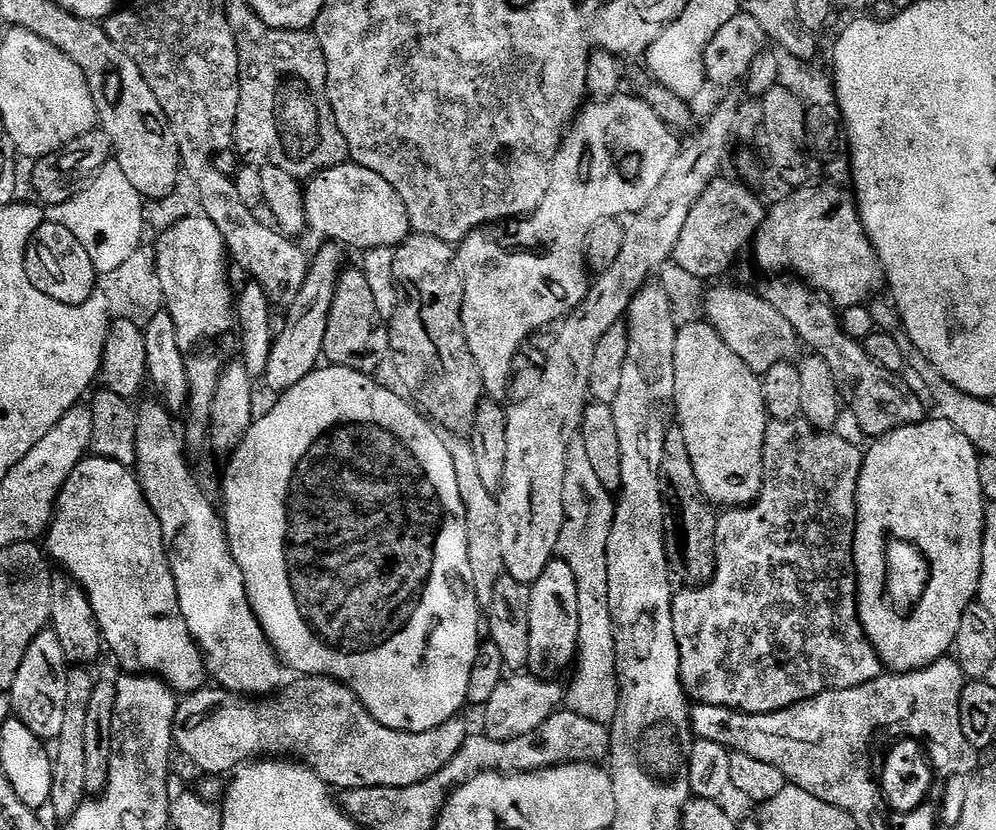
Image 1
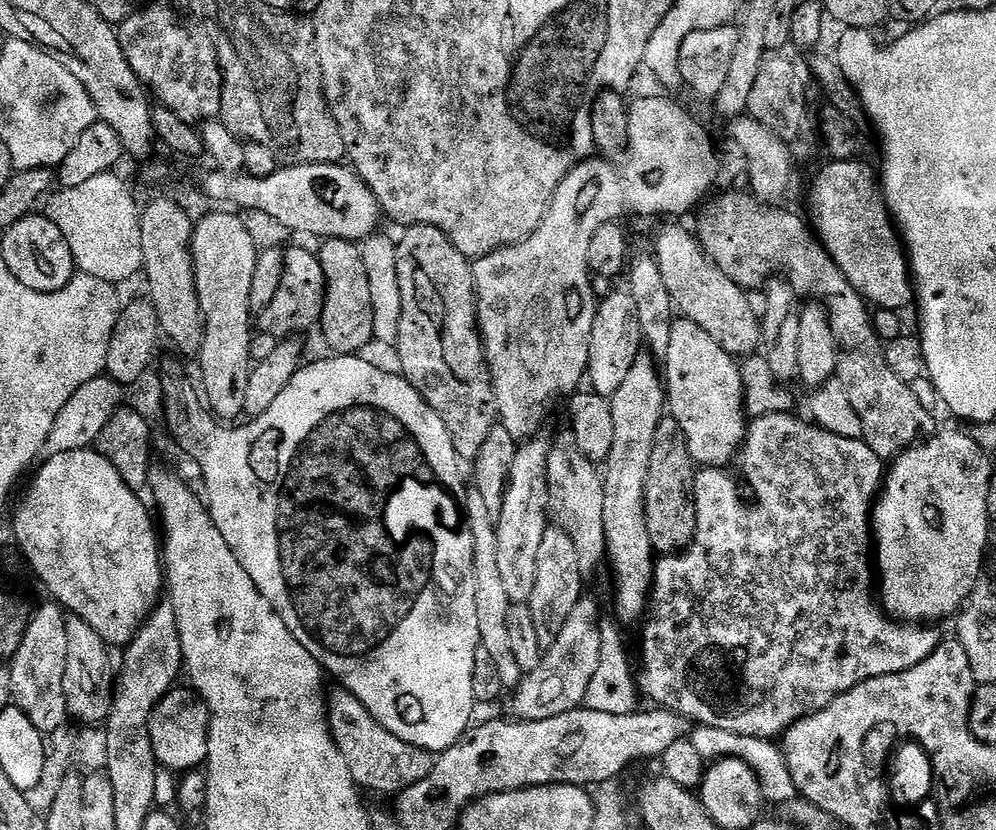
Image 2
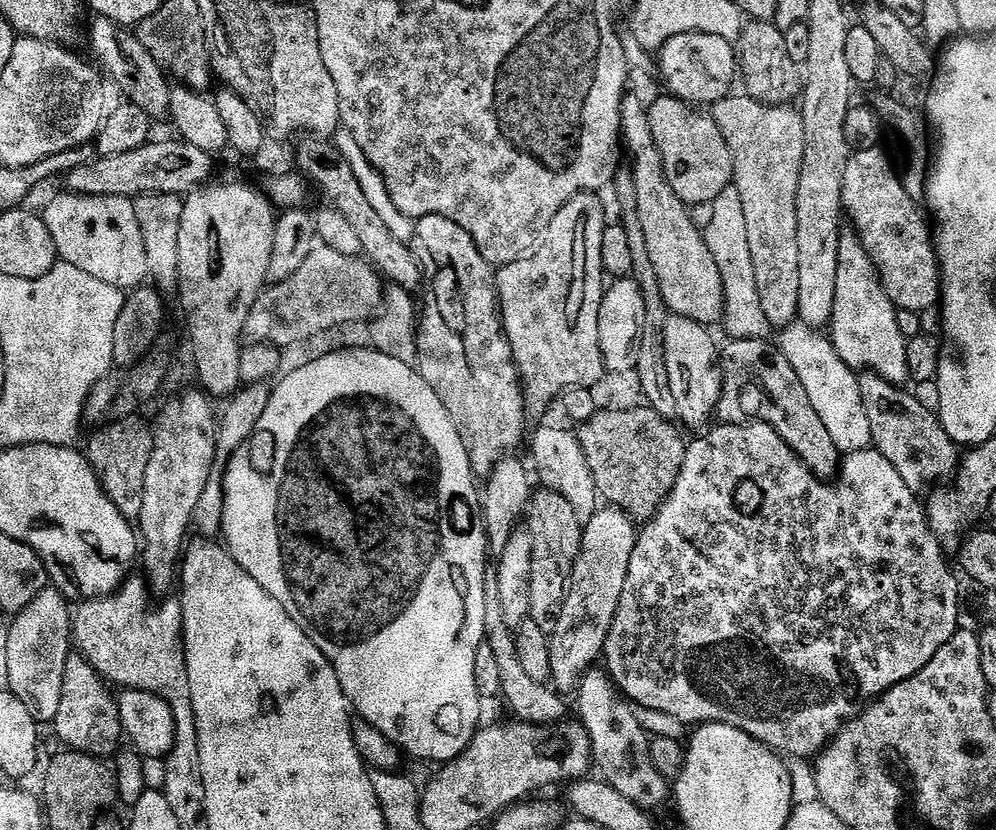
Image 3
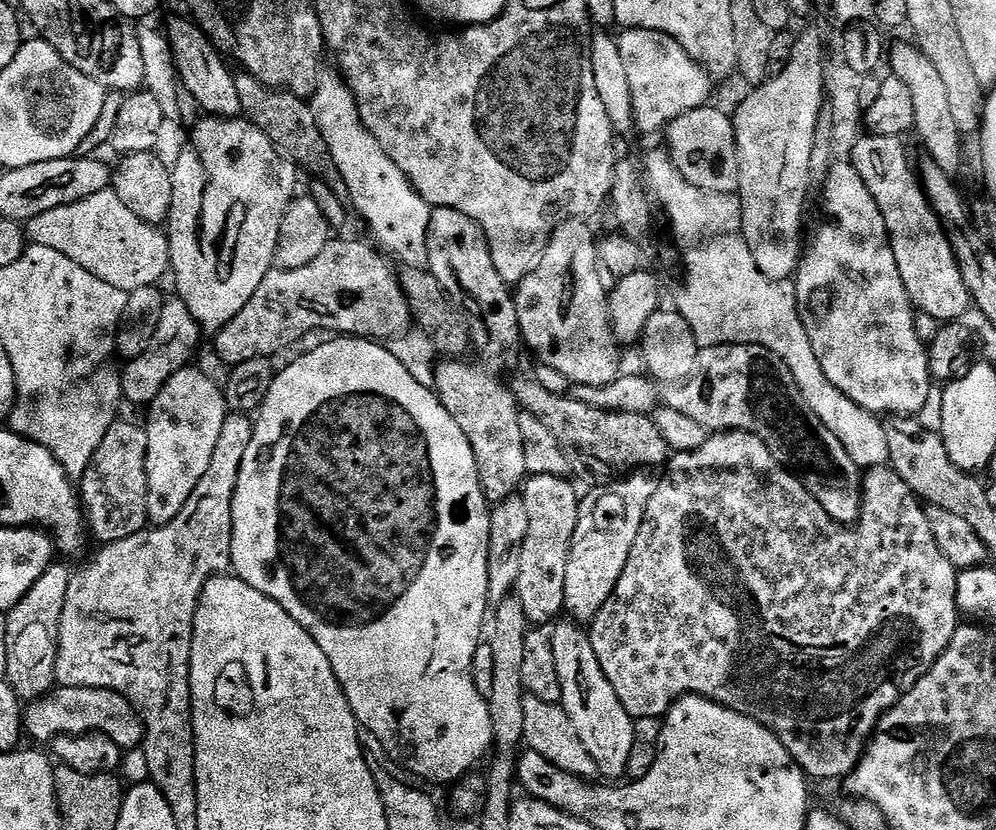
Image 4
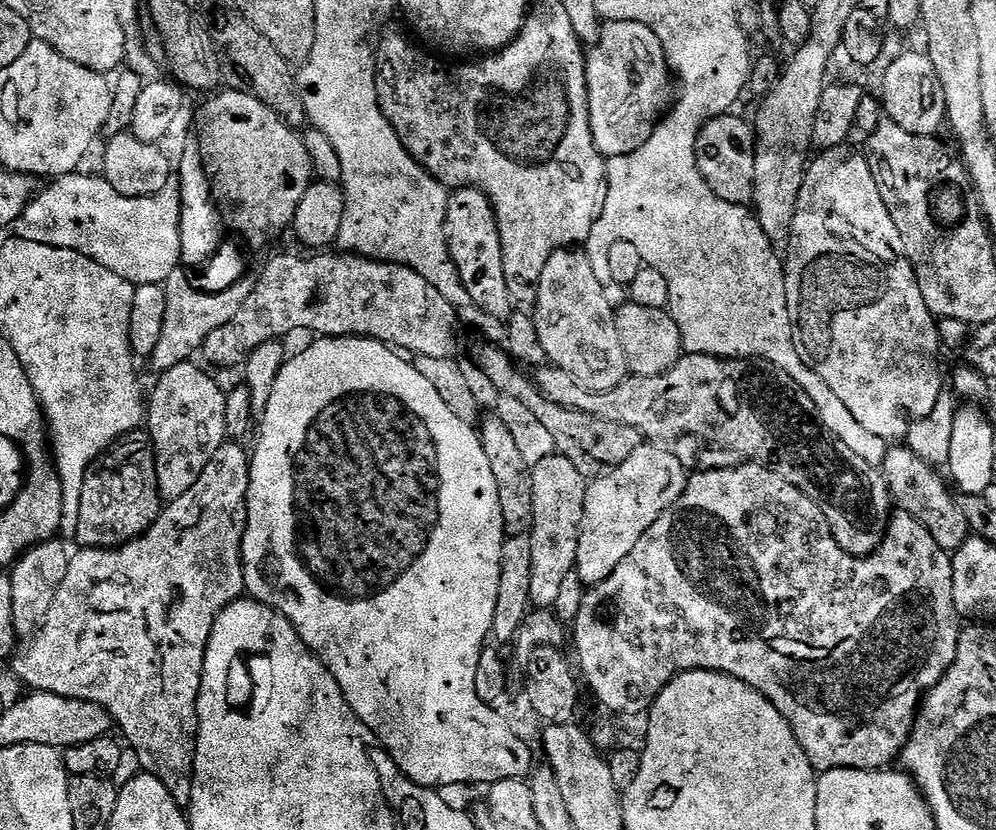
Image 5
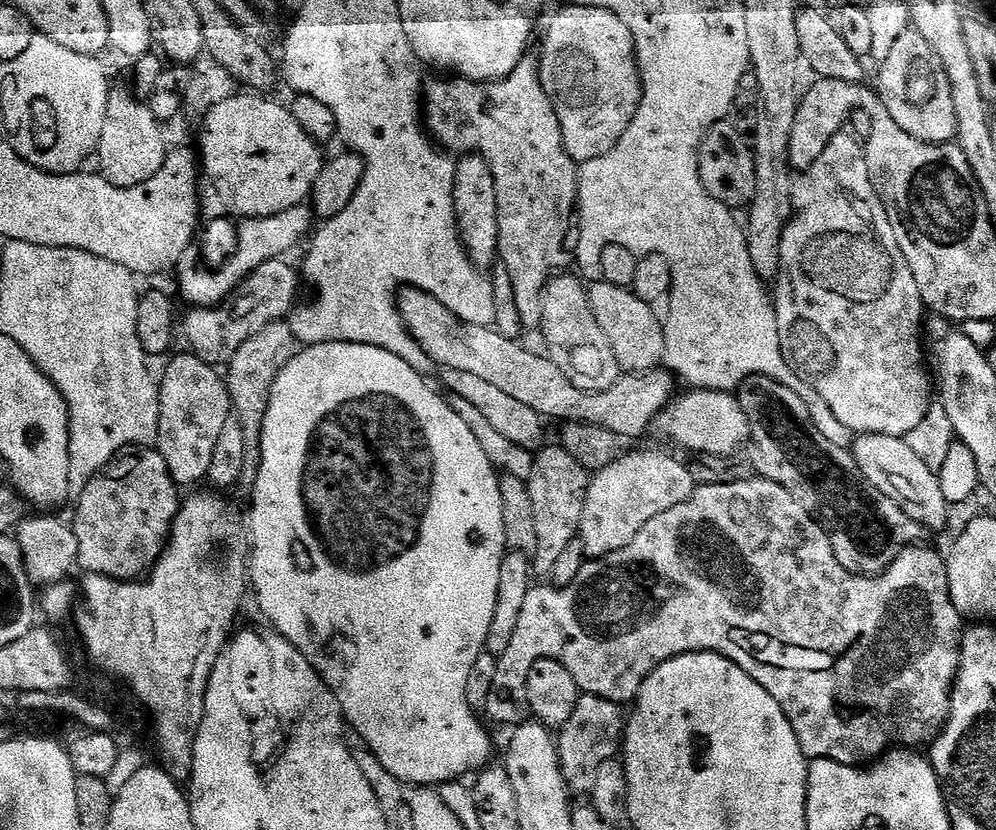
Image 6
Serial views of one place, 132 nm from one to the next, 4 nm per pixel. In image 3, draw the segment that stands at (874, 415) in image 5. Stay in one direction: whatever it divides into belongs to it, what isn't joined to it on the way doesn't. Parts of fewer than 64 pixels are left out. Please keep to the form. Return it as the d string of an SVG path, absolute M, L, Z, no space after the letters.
M844 230L840 233L840 245L838 246L838 278L834 285L834 314L832 322L826 332L830 337L836 356L853 370L873 372L886 382L897 386L909 383L908 367L906 366L906 346L902 330L898 330L898 309L890 302L884 287L880 285L880 276L876 273L874 262L862 246L862 242L856 237L855 231Z

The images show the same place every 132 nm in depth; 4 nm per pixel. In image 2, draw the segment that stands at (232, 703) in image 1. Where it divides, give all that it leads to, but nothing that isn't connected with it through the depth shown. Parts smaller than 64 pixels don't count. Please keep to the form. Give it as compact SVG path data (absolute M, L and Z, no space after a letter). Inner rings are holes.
M343 686L329 691L328 725L332 731L332 740L342 750L342 758L346 758L346 766L350 766L350 774L361 789L369 788L372 792L392 792L399 794L404 789L414 786L414 782L422 782L430 770L434 770L436 756L425 748L402 742L386 726L382 726L366 710L363 702L353 692ZM173 687L171 692L160 699L148 723L157 765L177 774L199 769L207 761L208 727L212 717L208 712L208 705L191 687L180 687Z

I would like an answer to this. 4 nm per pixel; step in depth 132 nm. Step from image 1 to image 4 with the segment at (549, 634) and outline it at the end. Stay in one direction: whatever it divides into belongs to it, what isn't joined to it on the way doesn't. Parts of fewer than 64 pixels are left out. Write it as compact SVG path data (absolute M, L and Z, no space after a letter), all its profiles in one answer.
M538 474L529 475L522 485L530 527L526 529L526 542L522 544L522 563L518 566L514 595L522 602L522 610L532 626L551 625L565 611L566 562L578 526L581 502L570 481L554 474Z

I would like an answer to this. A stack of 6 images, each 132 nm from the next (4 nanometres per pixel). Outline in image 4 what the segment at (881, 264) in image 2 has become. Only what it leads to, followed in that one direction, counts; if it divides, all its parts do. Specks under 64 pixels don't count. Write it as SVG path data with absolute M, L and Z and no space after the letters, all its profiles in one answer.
M861 135L850 153L850 162L858 174L862 174L866 190L874 194L878 210L882 210L888 240L894 250L894 262L898 262L898 274L902 274L902 282L906 286L906 294L910 294L913 309L942 322L956 322L973 307L971 294L963 281L943 224L928 201L925 185L921 177L916 177L908 161L904 143L898 136Z

